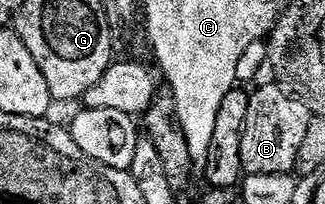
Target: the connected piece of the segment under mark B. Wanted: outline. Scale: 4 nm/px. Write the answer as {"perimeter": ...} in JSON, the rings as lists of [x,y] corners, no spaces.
{"perimeter":[[[284,86],[261,87],[250,94],[247,121],[243,129],[241,166],[245,175],[287,175],[296,168],[299,145],[307,134],[309,106]]]}

